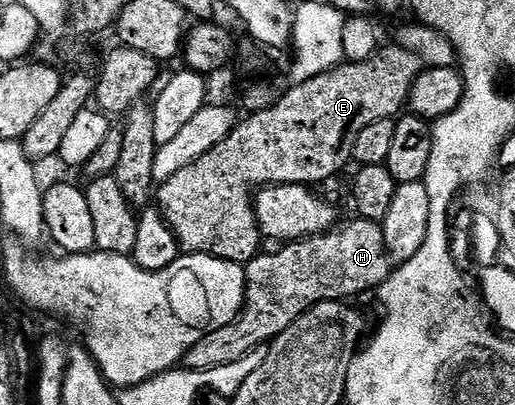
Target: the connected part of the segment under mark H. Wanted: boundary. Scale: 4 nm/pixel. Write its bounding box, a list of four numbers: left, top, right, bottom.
[183,218,394,372]

